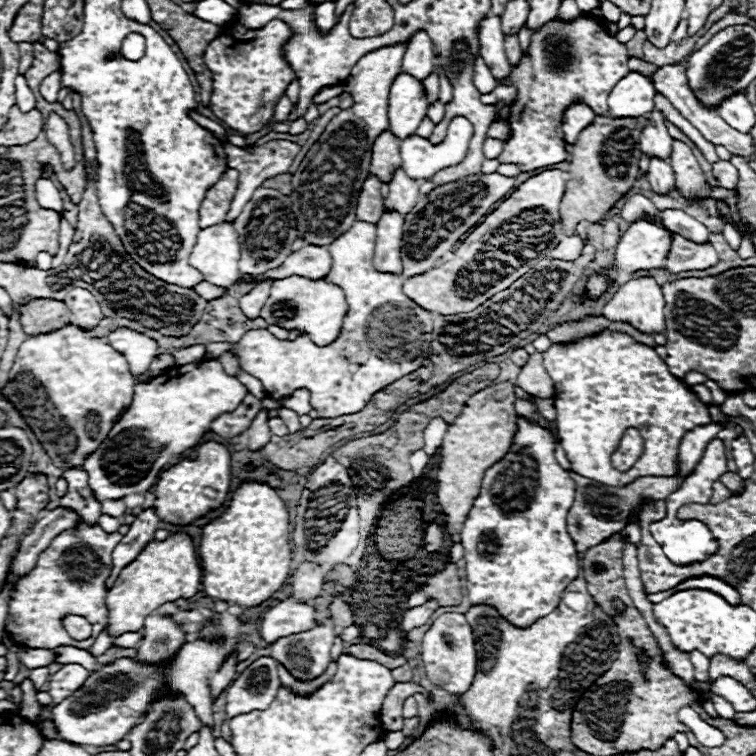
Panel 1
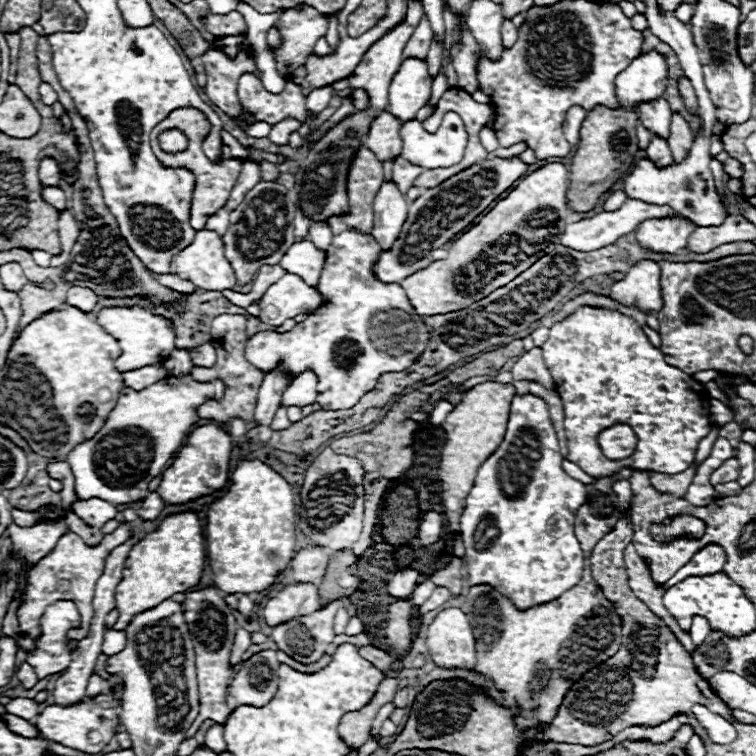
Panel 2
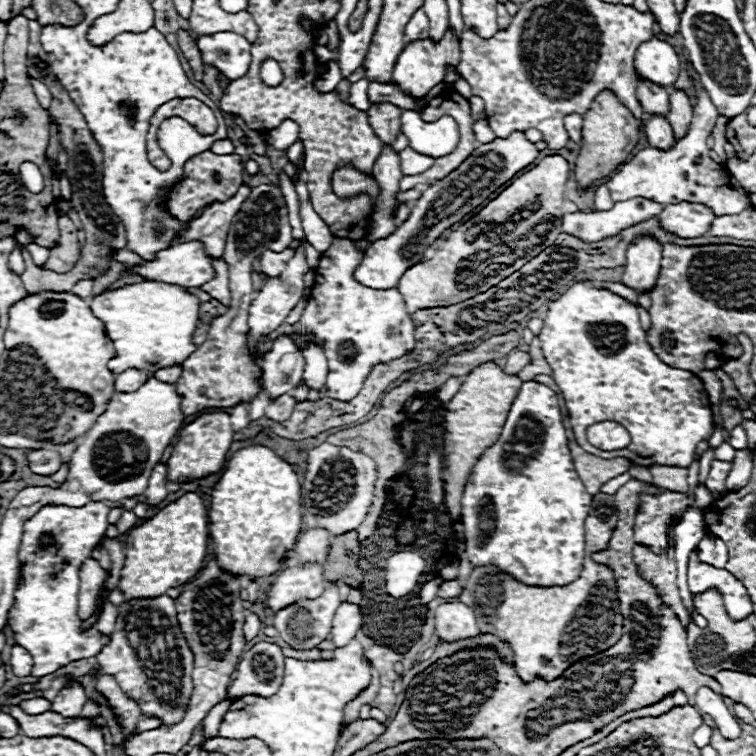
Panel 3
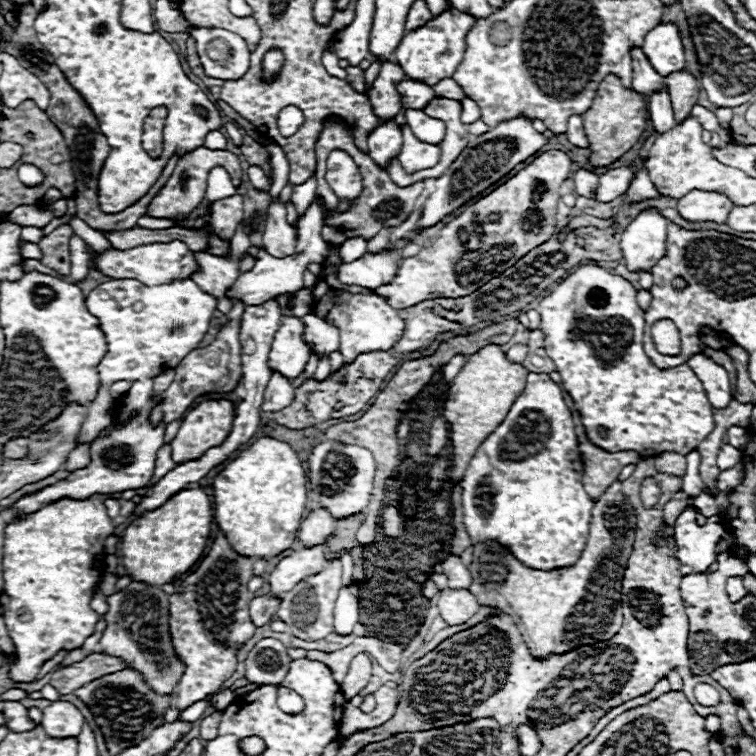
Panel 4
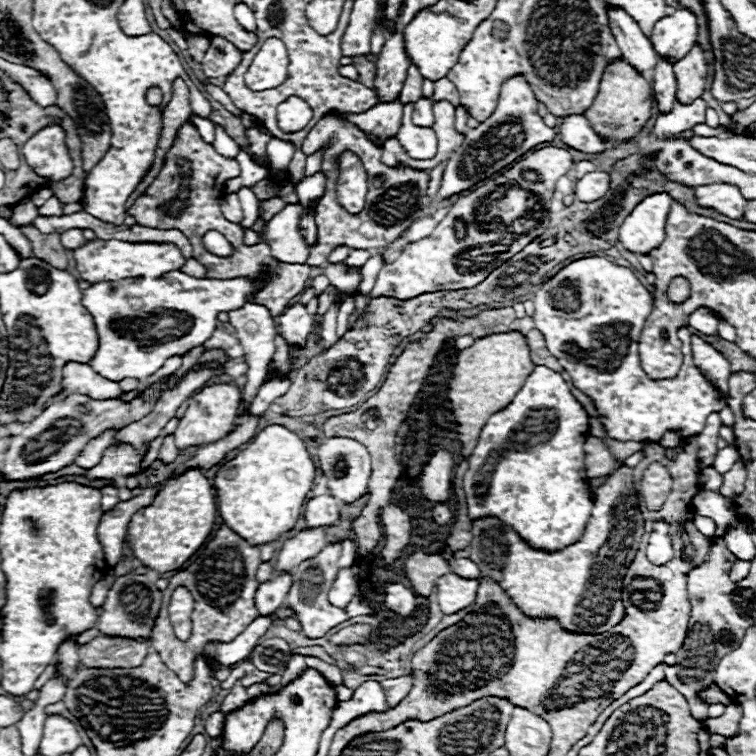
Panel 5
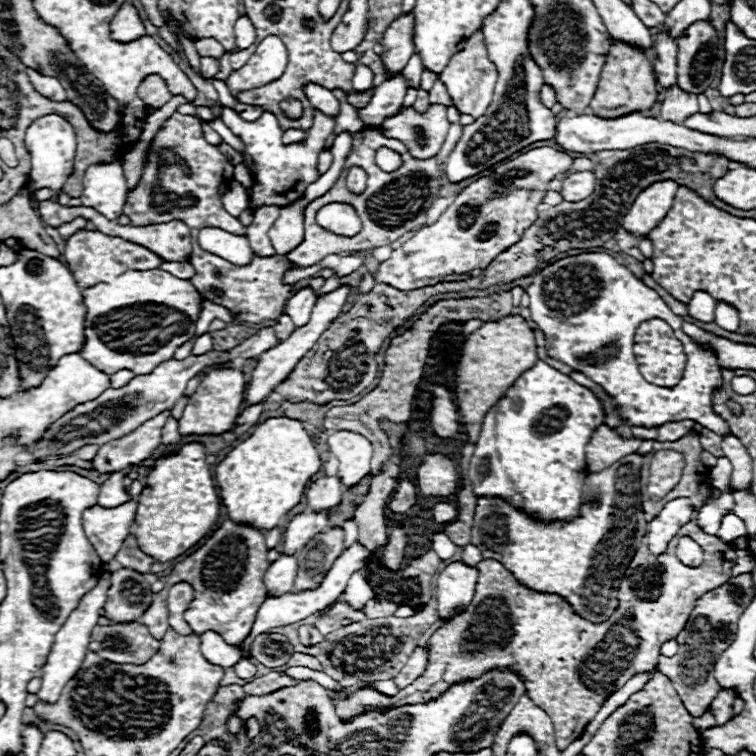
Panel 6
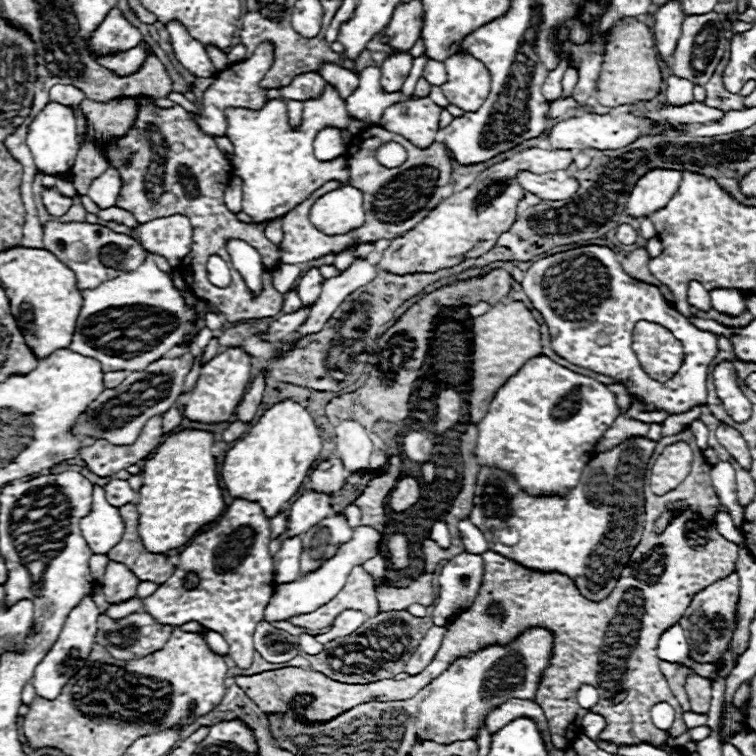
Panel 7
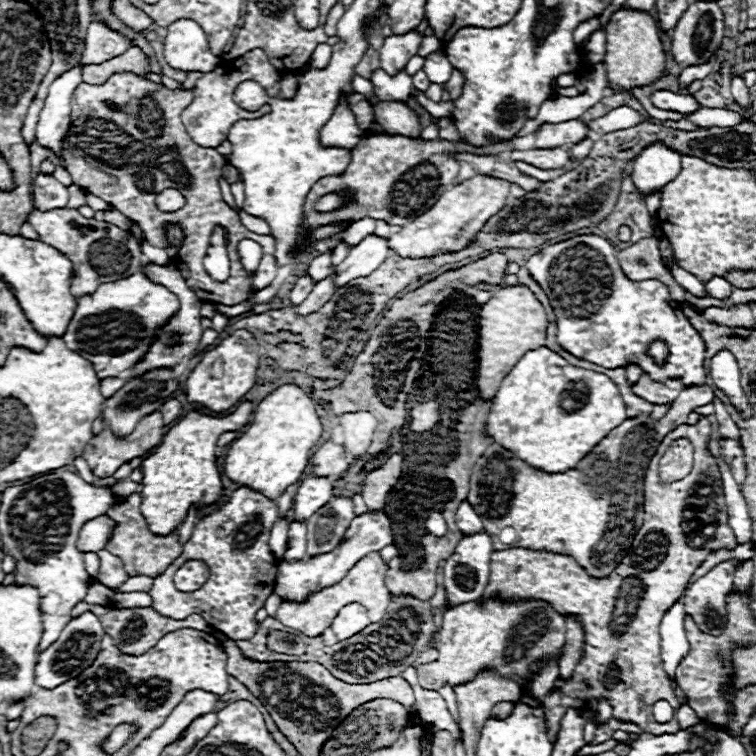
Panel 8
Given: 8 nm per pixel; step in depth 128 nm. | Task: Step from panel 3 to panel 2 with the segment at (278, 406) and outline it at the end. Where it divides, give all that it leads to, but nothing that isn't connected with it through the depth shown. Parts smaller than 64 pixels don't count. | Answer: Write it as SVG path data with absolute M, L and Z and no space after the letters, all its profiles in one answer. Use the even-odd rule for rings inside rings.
M280 406L278 412L274 414L272 418L272 430L284 430L286 426L290 426L290 420L288 420L288 414L286 414L286 408Z

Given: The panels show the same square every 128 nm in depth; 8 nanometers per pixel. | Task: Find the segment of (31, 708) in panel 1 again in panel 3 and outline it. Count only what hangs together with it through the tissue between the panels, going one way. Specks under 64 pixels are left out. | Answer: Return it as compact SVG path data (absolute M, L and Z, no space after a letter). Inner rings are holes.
M14 646L12 648L10 666L12 666L12 672L16 676L30 676L32 666L34 666L34 660L32 660L32 656L22 646Z

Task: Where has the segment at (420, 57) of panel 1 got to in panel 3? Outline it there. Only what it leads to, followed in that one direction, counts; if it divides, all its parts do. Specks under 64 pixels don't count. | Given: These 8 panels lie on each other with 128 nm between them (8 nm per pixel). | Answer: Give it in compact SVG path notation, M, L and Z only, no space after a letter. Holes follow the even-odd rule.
M418 10L418 12L410 18L410 22L408 22L408 26L406 26L404 38L406 38L406 44L408 44L408 42L414 42L414 40L428 38L428 18L426 18L424 10Z

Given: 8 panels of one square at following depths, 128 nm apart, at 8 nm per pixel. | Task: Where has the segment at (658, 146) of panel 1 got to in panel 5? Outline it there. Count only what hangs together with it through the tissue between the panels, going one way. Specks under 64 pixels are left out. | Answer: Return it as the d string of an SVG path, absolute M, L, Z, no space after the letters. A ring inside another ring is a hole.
M610 8L608 16L612 34L622 50L624 60L630 62L630 66L634 66L642 76L650 76L648 72L652 72L658 64L658 54L654 52L650 38L642 34L640 26L624 10Z

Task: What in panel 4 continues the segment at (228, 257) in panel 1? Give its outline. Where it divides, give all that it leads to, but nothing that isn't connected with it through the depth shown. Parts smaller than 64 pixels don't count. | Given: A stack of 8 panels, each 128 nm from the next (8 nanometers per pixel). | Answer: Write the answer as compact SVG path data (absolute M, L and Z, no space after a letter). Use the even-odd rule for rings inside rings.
M176 240L168 244L136 246L130 250L108 250L96 256L96 268L98 272L110 278L138 278L140 282L160 284L160 282L172 282L178 278L190 278L198 270L198 262L194 258L194 252L186 244Z

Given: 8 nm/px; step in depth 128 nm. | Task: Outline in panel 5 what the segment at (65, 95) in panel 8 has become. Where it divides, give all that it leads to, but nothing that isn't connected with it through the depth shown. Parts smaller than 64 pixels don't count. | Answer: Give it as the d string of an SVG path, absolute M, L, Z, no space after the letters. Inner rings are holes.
M48 126L40 130L24 144L22 154L40 176L50 180L62 180L72 174L74 166L64 144L64 130L60 126ZM52 196L44 206L38 208L38 214L42 214L42 216L58 216L58 214L62 214L60 200L56 196Z

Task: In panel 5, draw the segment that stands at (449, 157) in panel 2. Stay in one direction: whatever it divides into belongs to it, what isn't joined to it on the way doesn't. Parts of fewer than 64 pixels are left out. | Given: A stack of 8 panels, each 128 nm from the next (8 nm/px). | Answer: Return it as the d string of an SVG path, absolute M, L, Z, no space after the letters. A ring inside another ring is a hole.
M420 98L414 104L414 112L412 112L412 122L416 126L434 126L434 114L432 114L432 100Z

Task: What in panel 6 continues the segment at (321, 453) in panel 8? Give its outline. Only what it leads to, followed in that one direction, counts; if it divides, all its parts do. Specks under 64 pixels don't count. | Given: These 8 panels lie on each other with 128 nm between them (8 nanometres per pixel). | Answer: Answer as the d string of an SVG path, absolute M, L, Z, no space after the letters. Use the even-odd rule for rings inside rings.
M334 476L320 478L306 492L308 508L312 508L312 512L336 510L342 500L342 492L344 490L342 490L342 484L338 478L334 478Z

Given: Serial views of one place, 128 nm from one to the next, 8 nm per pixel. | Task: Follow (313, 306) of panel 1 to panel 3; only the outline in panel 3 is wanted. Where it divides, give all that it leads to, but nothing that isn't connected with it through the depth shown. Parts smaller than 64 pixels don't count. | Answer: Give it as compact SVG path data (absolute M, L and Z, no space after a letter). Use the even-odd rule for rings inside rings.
M298 248L298 252L294 254L296 258L292 258L286 266L286 270L276 276L276 278L270 278L264 282L262 290L258 292L258 296L254 298L252 306L250 306L250 316L248 316L248 326L250 326L250 348L254 348L254 342L262 340L266 334L270 334L272 330L276 330L284 318L290 314L290 310L300 302L302 294L304 294L304 280L302 276L312 268L304 260L304 250Z

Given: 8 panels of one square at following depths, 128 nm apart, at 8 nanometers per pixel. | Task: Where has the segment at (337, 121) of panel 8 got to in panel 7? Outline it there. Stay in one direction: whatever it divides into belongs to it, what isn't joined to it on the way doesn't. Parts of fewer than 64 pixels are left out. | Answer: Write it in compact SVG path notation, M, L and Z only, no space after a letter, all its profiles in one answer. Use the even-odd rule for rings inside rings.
M324 128L314 140L314 154L318 160L332 160L346 152L346 146L340 138L340 128Z

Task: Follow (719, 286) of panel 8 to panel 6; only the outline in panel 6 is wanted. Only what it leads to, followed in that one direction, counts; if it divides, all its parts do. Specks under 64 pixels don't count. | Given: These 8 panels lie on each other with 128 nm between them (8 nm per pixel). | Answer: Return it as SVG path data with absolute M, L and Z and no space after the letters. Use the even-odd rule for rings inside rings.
M718 302L716 304L716 324L728 332L736 332L738 330L738 312L732 306Z

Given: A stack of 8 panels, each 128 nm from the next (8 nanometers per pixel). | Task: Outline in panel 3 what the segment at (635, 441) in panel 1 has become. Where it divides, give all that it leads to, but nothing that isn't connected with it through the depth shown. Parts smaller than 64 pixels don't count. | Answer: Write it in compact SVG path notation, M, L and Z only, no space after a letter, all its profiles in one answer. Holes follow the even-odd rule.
M600 422L588 428L588 442L600 450L620 450L630 444L630 434L616 422Z

